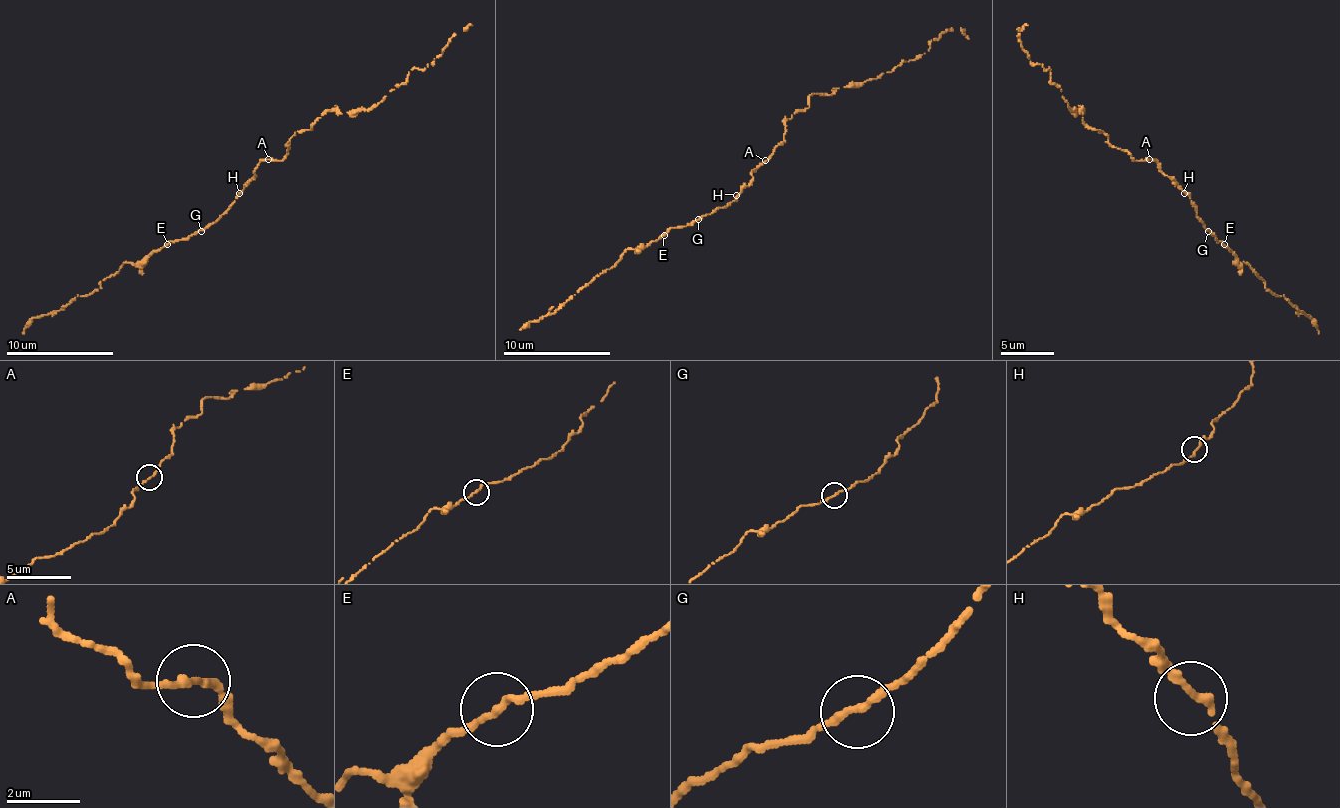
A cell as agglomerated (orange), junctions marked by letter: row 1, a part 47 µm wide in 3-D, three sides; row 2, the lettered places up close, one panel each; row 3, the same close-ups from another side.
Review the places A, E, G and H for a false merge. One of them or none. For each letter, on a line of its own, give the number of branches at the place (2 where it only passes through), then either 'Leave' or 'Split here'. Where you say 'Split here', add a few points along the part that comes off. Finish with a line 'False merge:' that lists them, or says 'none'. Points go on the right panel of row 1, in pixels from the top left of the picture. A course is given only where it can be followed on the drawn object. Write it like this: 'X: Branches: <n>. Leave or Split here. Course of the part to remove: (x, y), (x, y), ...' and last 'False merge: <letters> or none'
A: Branches: 2. Leave
E: Branches: 2. Leave
G: Branches: 2. Leave
H: Branches: 2. Leave
False merge: none

